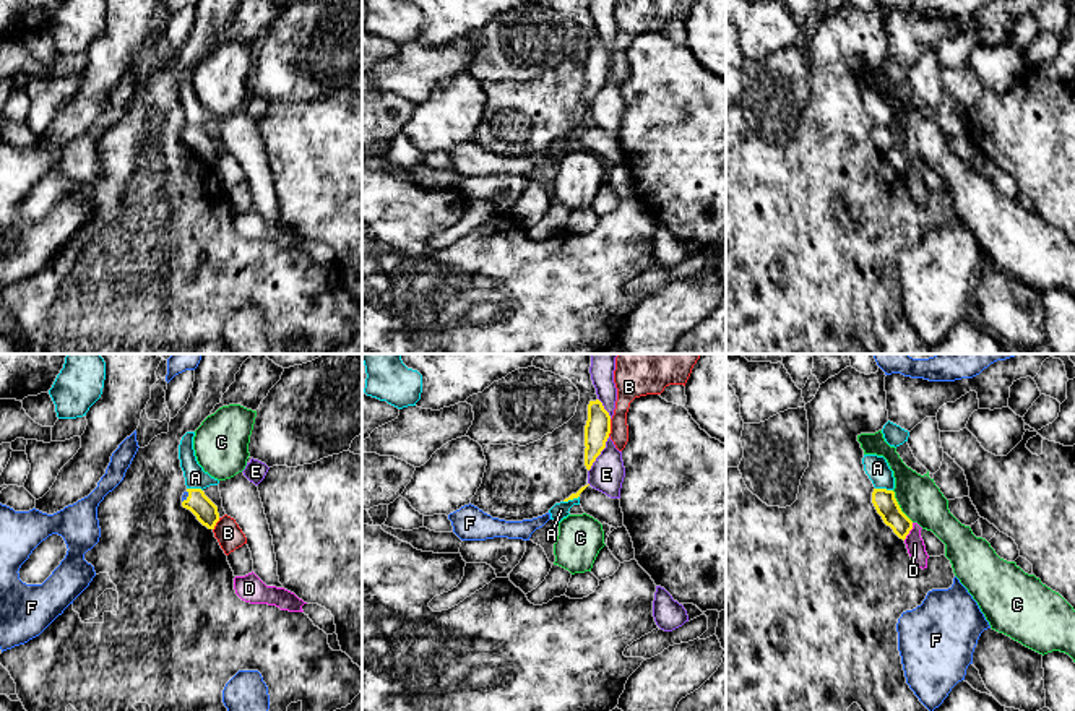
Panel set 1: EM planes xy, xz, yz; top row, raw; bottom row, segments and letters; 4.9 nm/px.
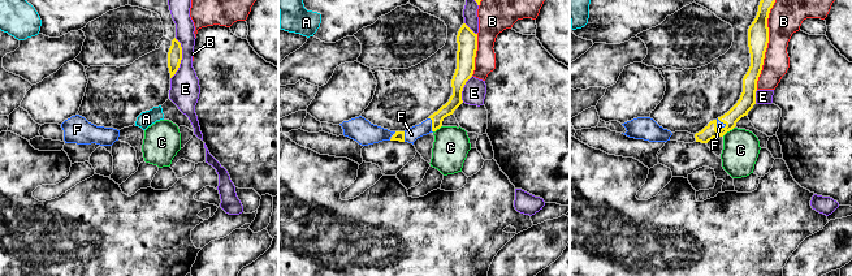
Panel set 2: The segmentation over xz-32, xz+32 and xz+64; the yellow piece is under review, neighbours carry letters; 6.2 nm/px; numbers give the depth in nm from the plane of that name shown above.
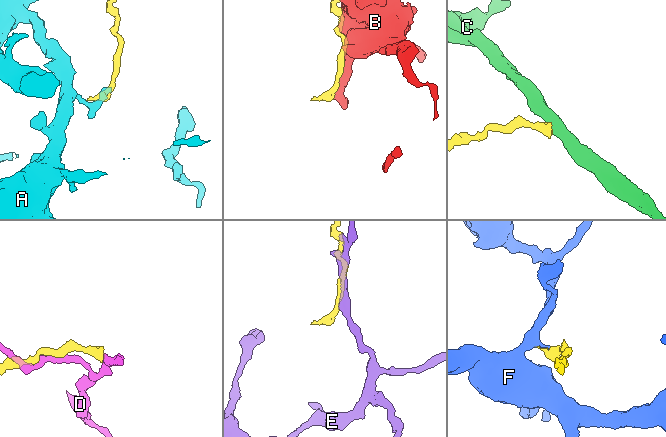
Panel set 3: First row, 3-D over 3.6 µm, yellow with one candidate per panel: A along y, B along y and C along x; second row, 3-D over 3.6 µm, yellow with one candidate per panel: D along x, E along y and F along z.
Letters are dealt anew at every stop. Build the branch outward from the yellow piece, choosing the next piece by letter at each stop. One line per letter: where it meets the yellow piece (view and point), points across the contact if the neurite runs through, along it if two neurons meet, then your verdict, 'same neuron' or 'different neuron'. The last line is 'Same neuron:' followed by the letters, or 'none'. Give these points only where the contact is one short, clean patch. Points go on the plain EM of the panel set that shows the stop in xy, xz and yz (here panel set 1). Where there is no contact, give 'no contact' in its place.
A: contact yz (884, 125); border yz (876, 124), (892, 127); different neuron
B: contact xz (609, 64); different neuron
C: contact yz (898, 143); different neuron
D: contact yz (910, 166); different neuron
E: contact xz (600, 90); different neuron
F: contact xy (187, 133); way xy (197, 138), (187, 133), (185, 130); same neuron
Same neuron: F

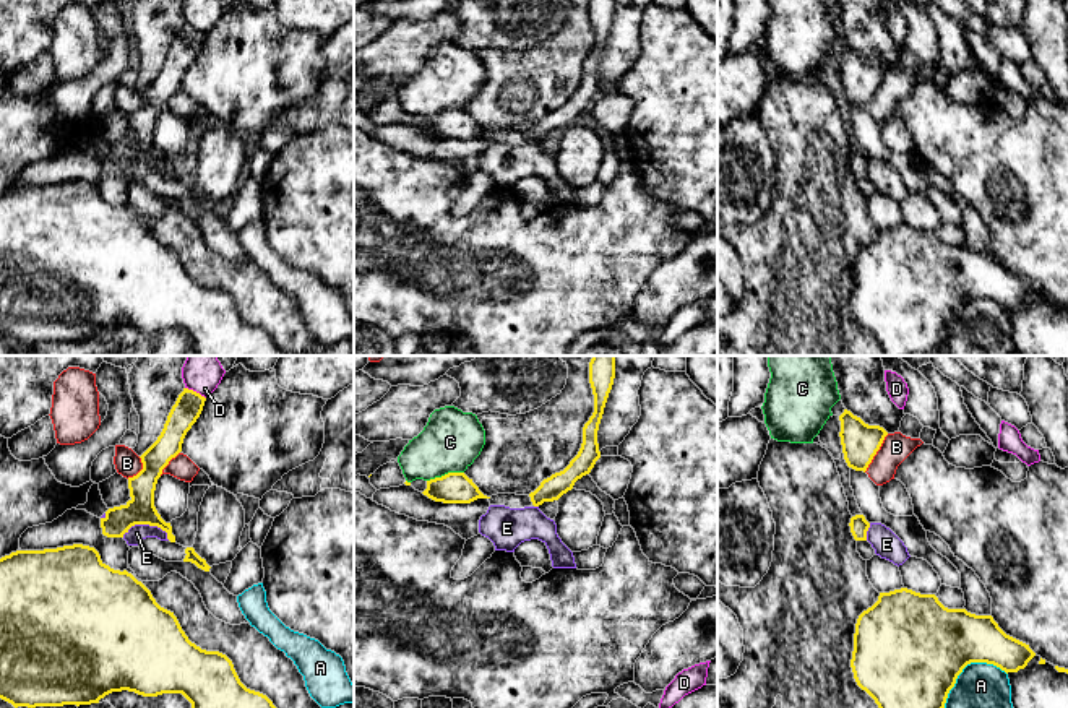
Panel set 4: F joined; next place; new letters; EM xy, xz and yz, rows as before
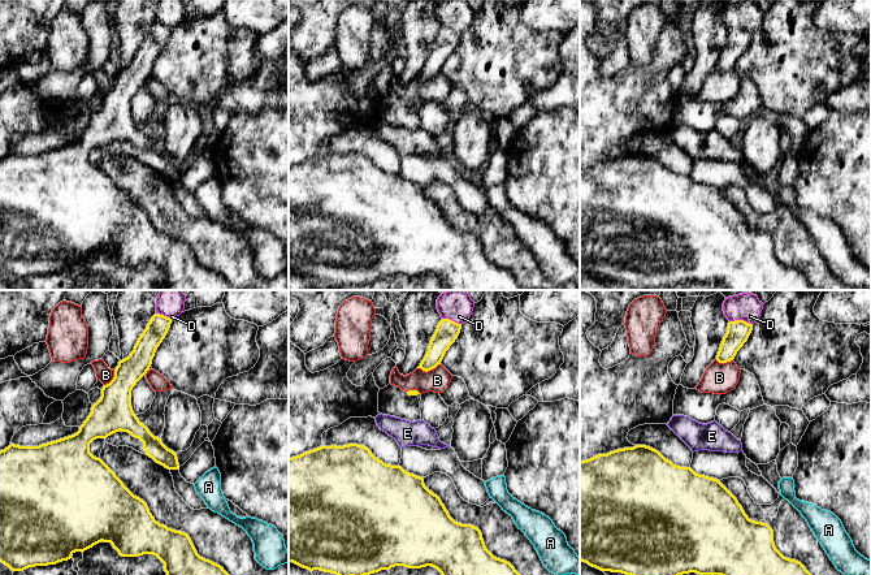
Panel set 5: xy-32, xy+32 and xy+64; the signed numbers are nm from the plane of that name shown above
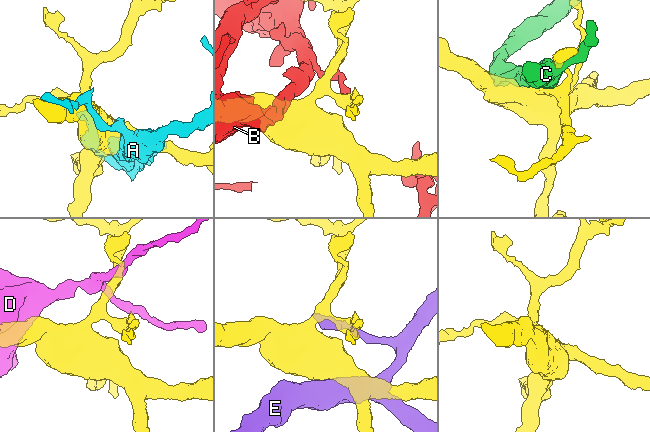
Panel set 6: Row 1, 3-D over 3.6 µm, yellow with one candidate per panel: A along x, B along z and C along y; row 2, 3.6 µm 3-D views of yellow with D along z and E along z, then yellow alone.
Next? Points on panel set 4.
A: contact yz (964, 302); different neuron
B: contact yz (875, 90); different neuron
C: contact xz (445, 111); different neuron
D: contact xy (195, 28); different neuron
E: contact xy (148, 159); different neuron
Same neuron: none

